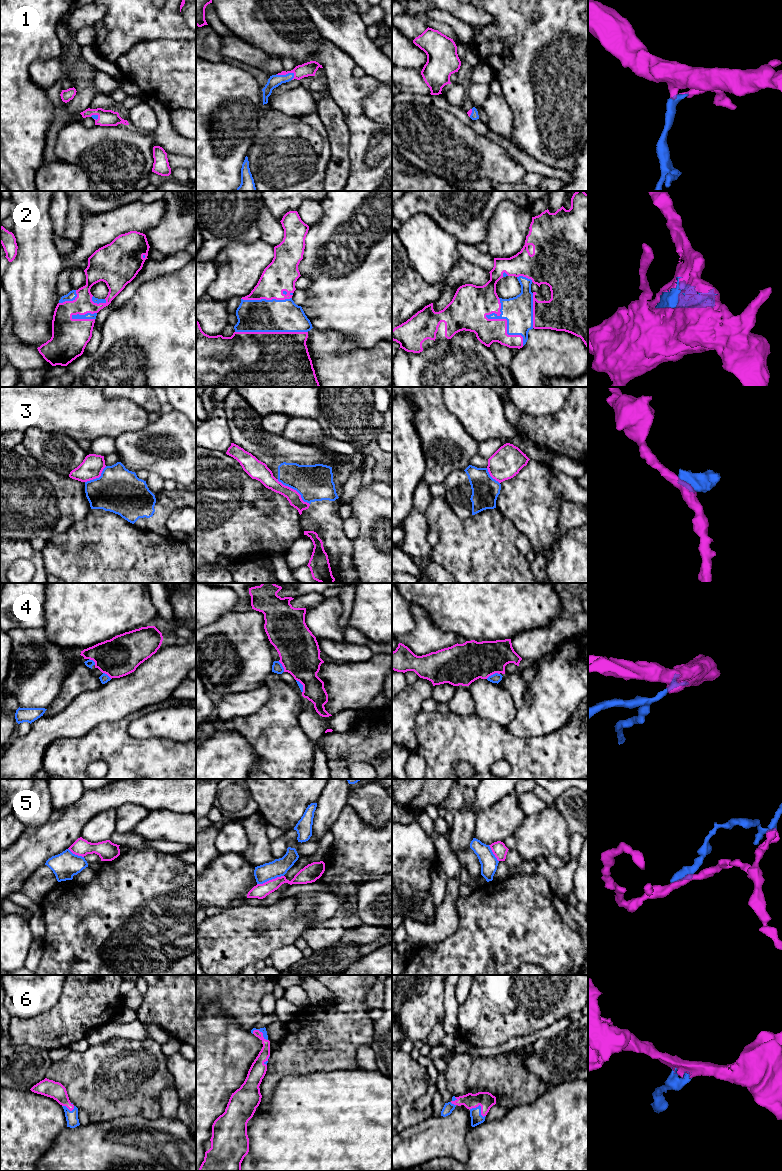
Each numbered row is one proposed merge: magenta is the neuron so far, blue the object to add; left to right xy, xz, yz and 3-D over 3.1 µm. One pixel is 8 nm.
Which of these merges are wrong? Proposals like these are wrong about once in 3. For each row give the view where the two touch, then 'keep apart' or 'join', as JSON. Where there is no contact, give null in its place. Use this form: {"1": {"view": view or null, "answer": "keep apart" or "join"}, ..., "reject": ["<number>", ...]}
{"1": {"view": "xz", "answer": "join"}, "2": {"view": "yz", "answer": "join"}, "3": {"view": "xz", "answer": "keep apart"}, "4": {"view": "yz", "answer": "keep apart"}, "5": {"view": "xz", "answer": "keep apart"}, "6": {"view": "yz", "answer": "join"}, "reject": ["3", "4", "5"]}

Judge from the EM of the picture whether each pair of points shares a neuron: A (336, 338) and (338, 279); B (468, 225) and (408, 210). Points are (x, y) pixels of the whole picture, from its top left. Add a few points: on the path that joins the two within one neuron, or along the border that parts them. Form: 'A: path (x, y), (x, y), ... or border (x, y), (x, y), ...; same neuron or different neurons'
A: border (313, 327), (319, 330), (334, 330), (340, 333); different neurons
B: path (453, 210), (449, 206), (423, 206); same neuron

